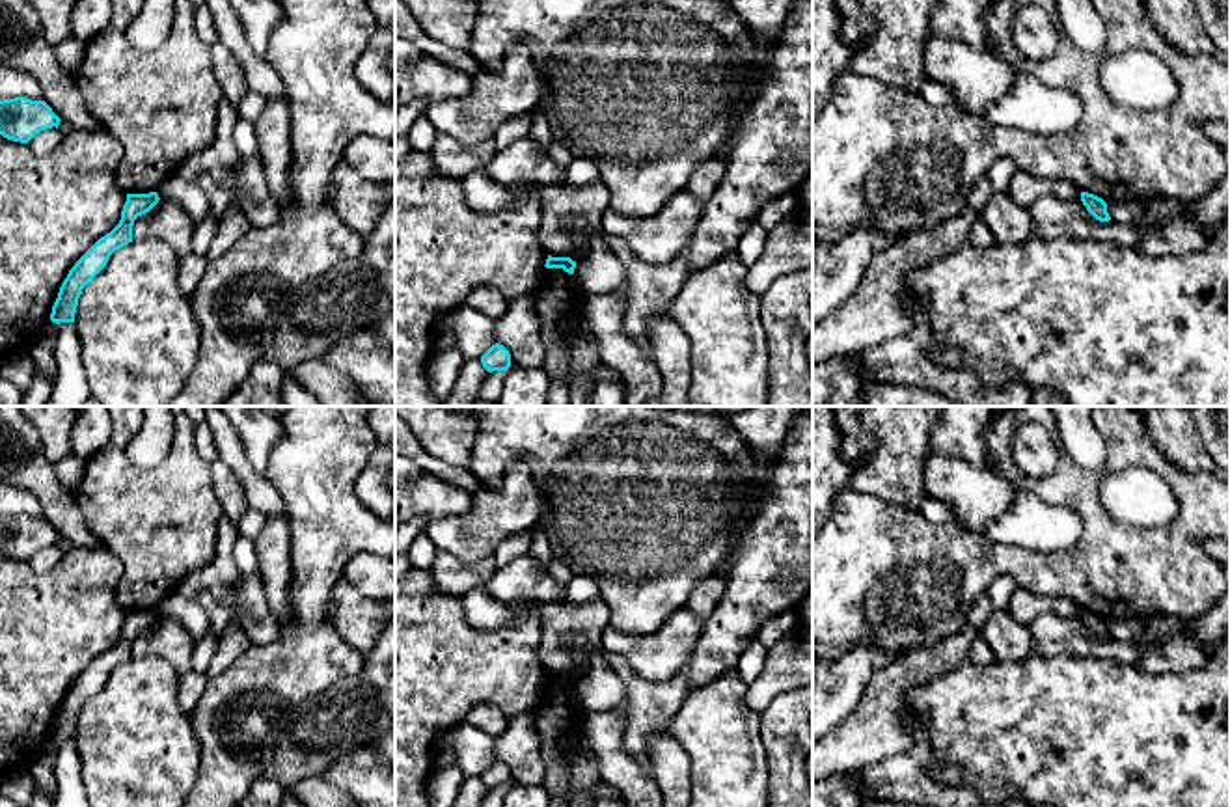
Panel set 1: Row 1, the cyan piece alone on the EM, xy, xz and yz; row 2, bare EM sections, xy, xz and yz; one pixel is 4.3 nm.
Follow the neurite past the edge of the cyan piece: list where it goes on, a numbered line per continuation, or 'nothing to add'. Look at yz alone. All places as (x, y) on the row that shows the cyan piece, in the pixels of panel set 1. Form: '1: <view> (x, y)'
nothing to add

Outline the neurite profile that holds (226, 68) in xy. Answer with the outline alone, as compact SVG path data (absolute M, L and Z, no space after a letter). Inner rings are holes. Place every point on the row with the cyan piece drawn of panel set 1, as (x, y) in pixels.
M220 39L214 41L209 50L212 73L224 91L224 97L237 106L244 93L250 89L244 71L239 60L227 48L227 45Z

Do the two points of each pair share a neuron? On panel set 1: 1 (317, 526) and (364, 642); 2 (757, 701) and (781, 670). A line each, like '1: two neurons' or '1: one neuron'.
1: two neurons
2: one neuron

